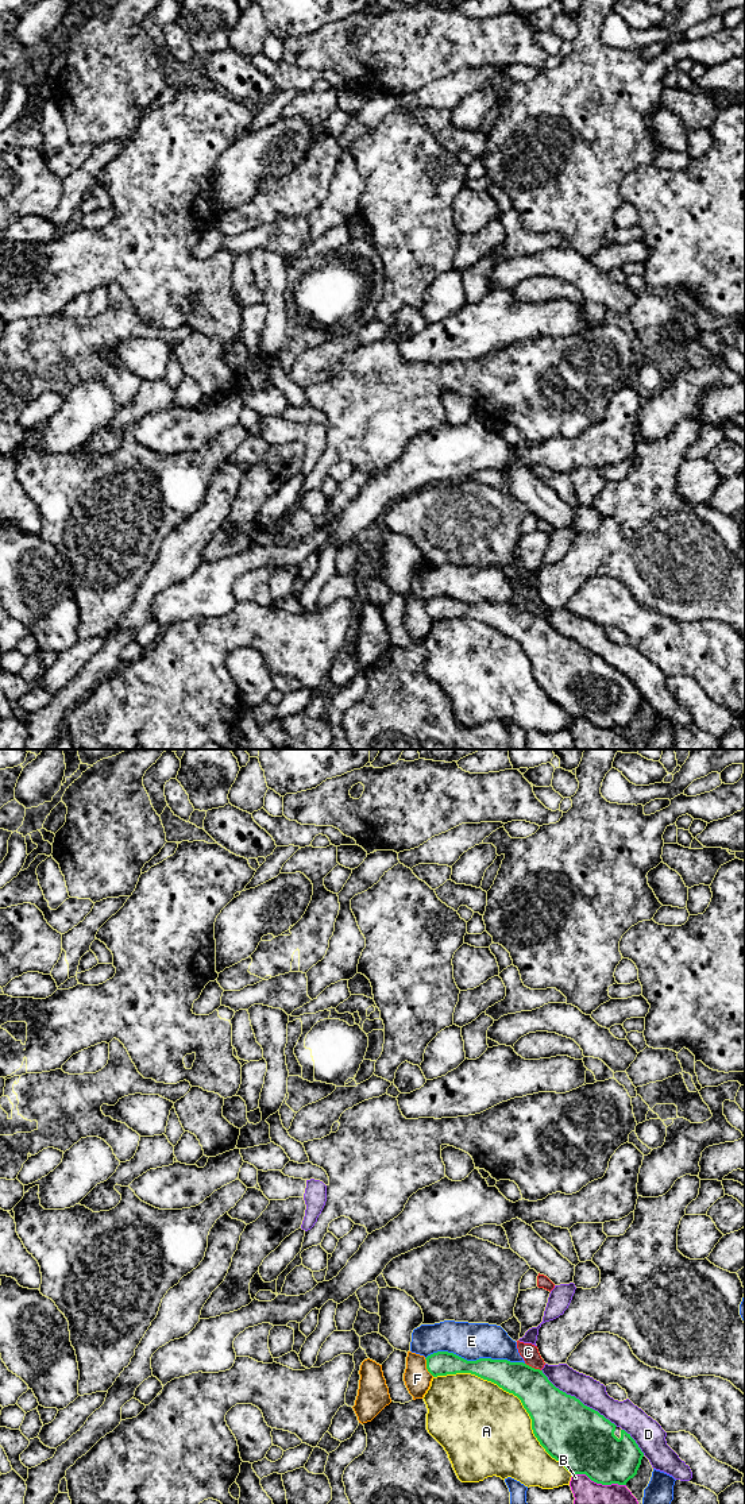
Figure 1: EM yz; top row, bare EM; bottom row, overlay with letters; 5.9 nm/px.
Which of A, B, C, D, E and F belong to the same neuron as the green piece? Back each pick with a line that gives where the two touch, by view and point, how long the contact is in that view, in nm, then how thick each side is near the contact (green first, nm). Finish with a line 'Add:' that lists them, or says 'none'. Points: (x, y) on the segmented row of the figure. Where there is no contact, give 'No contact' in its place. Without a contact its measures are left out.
Add: none

